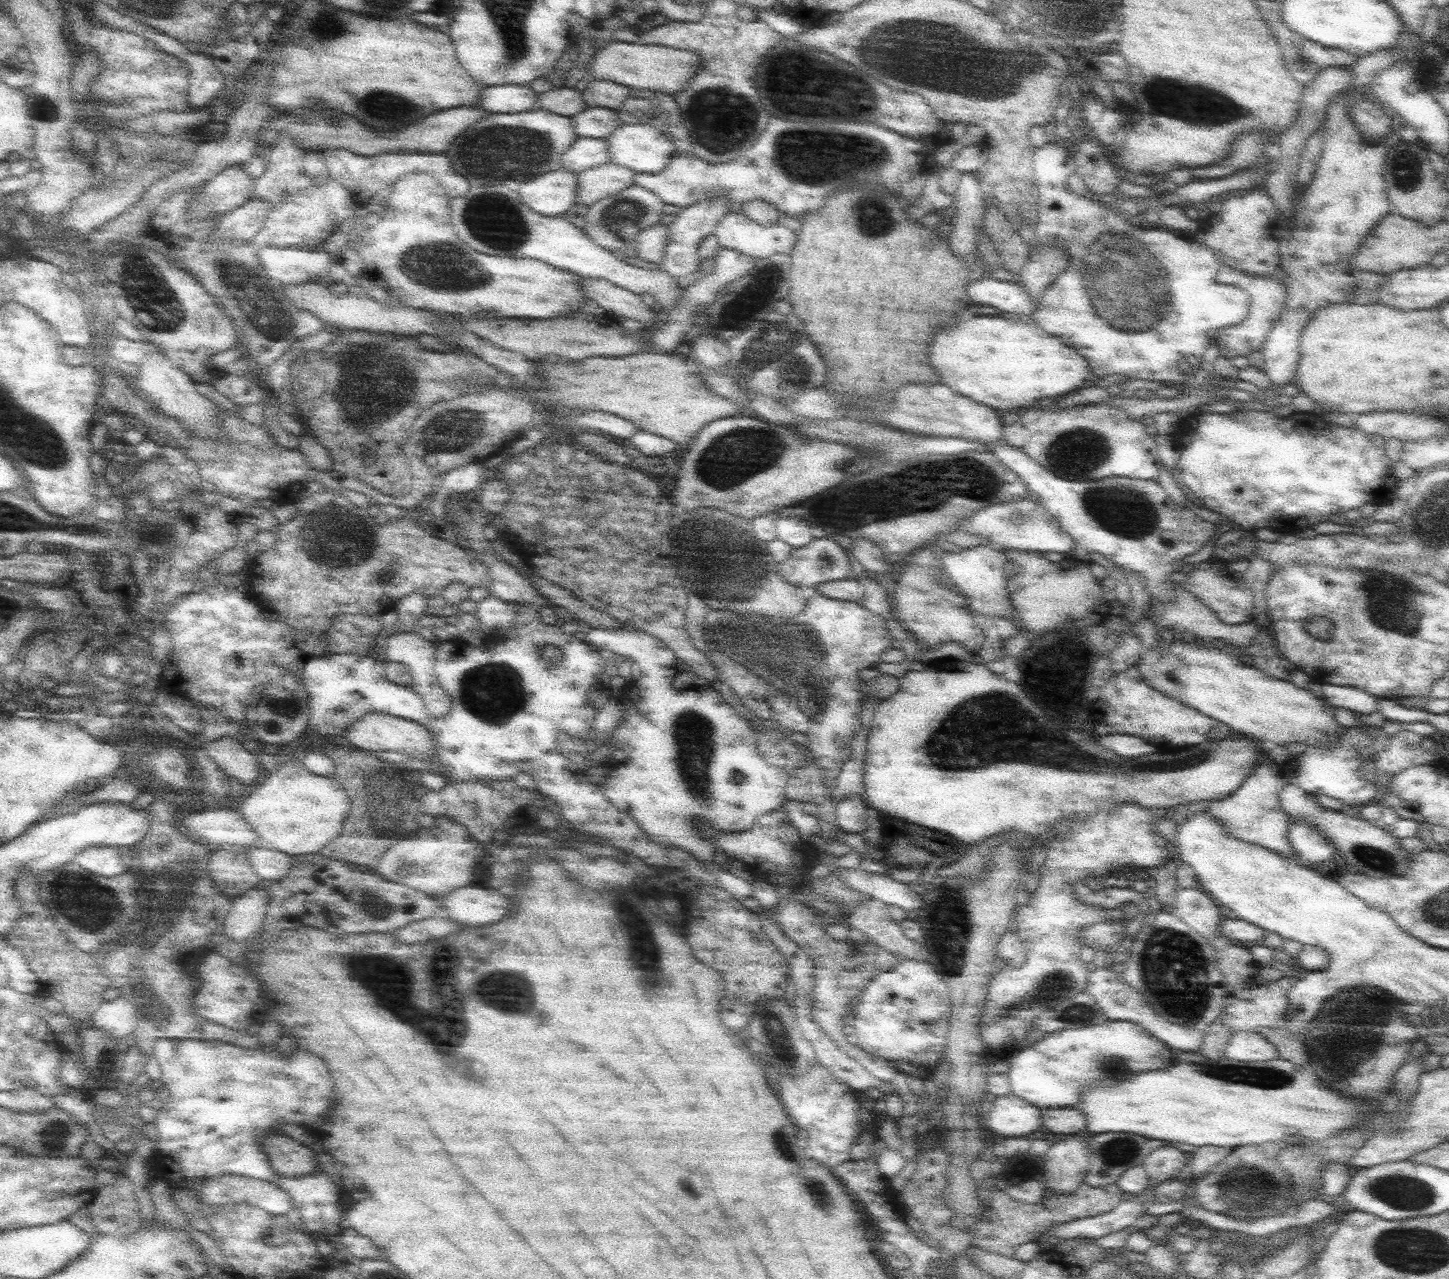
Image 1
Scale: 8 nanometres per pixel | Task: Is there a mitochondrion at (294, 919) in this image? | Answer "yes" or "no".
no

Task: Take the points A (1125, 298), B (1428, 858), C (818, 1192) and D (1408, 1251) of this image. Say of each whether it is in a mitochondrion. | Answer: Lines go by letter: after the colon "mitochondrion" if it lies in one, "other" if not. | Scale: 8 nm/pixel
A: mitochondrion
B: other
C: mitochondrion
D: mitochondrion

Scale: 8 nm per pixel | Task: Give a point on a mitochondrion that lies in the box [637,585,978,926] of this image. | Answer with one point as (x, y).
(787, 660)

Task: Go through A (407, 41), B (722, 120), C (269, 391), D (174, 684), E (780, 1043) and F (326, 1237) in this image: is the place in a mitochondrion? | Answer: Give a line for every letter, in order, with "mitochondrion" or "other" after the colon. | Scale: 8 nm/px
A: other
B: mitochondrion
C: other
D: other
E: mitochondrion
F: other

